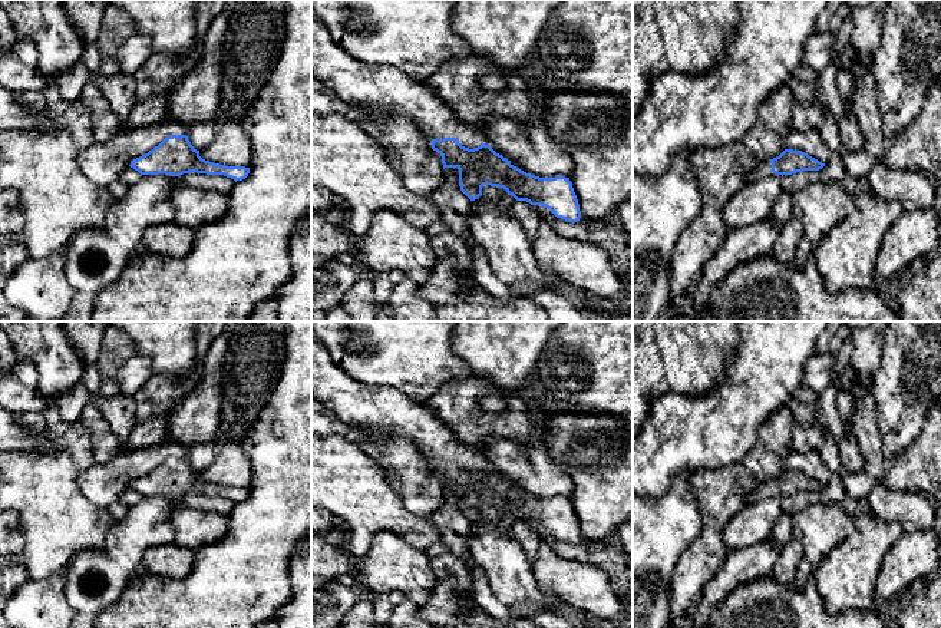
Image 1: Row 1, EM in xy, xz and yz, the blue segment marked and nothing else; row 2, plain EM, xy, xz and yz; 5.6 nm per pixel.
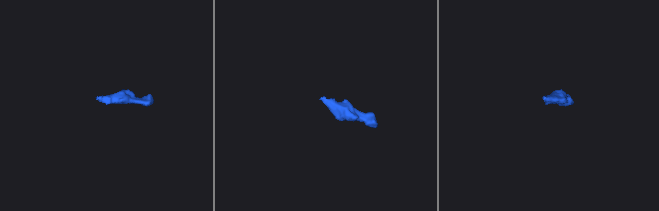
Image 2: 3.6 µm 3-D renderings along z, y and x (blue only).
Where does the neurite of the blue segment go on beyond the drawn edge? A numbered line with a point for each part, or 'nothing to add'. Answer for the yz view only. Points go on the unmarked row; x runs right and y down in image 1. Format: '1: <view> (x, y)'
1: yz (762, 491)

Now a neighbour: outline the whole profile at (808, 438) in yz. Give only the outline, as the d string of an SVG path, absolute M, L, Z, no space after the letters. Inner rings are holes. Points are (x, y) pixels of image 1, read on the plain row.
M795 423L792 430L792 449L799 453L816 450L828 432L829 429L826 424L818 426L812 423L802 426L799 423Z

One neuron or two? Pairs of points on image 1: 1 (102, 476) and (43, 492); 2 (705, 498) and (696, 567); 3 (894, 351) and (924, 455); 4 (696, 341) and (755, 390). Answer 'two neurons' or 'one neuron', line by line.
1: two neurons
2: one neuron
3: two neurons
4: two neurons

